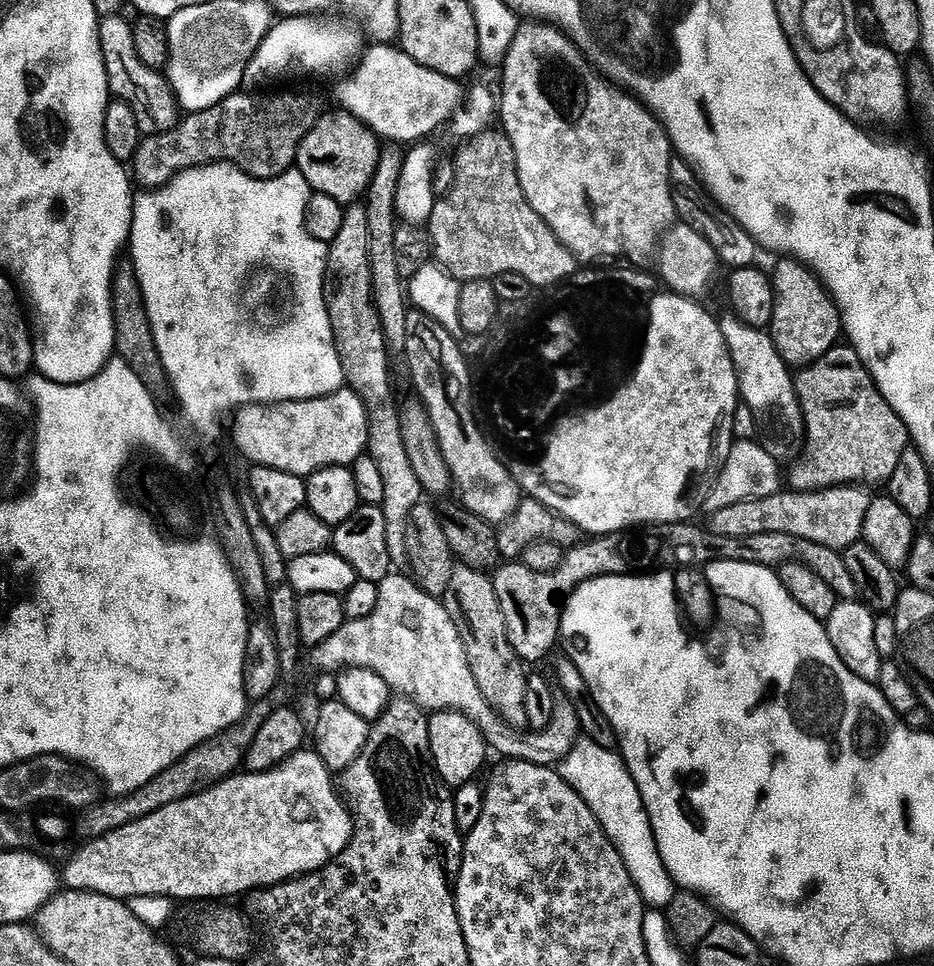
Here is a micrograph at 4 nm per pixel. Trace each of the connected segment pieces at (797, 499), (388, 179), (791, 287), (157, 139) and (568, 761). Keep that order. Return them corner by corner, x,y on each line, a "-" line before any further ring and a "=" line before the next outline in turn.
841,486
808,493
784,490
780,492
784,500
768,497
768,504
760,504
760,516
764,516
764,524
792,528
788,535
797,541
809,540
843,550
861,543
866,514
874,499
873,493
867,491
871,492
864,486
=
385,143
380,150
379,166
371,180
364,203
370,219
371,230
371,270
373,301
377,312
393,313
400,306
400,297
404,295
402,277
397,271
395,260
395,234
398,227
396,204
398,204
398,184
407,151
398,143
=
780,258
776,273
771,273
776,305
773,310
770,333
777,352
793,369
799,370
822,358
842,336
842,317
831,292
809,265
796,258
=
237,90
213,108
185,115
165,132
145,135
130,163
135,183
144,190
164,188
178,174
207,164
233,164
255,180
273,180
293,171
306,134
321,118
320,104
304,92
260,91
264,90
=
580,738
559,765
558,771
598,818
622,862
626,862
626,870
630,870
630,878
634,878
634,886
638,886
638,894
642,894
645,905
649,909
667,909
676,899
678,885
666,862
662,862
662,854
654,838
652,819
648,816
642,794
630,770
624,764
623,756
619,751
603,749
592,740

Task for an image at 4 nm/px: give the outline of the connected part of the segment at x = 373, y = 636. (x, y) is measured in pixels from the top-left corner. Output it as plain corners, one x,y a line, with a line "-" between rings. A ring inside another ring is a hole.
389,574
381,580
378,587
380,597
374,614
370,614
361,620
348,620
324,644
311,649
312,660
320,670
343,670
345,668
365,668
374,670
387,682
393,693
401,694
415,700
421,708
431,710
433,713
444,709
453,709
469,714
479,724
484,732
491,751
500,756
509,756
512,762
518,762
522,756
544,756
544,748
532,748
530,738
524,744
520,744
521,733
513,725
505,722
499,716
488,701
485,700
482,690
478,690
478,682
474,682
474,674
470,670
470,662
466,658
466,650
462,646
462,638
458,634
458,626
450,618
450,614
444,609
443,603
437,597
422,591
415,580
407,575
396,576

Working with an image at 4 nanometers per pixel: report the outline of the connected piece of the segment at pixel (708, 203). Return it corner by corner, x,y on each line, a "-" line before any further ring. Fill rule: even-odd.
683,158
673,159
672,183
672,197
677,217
694,230
698,230
698,234
702,234
702,238
706,238
710,242
721,265
729,264
729,269
735,270
750,268
757,263
758,245
755,238
729,212
725,212
713,200
711,192
704,187
701,177
694,171
693,165

